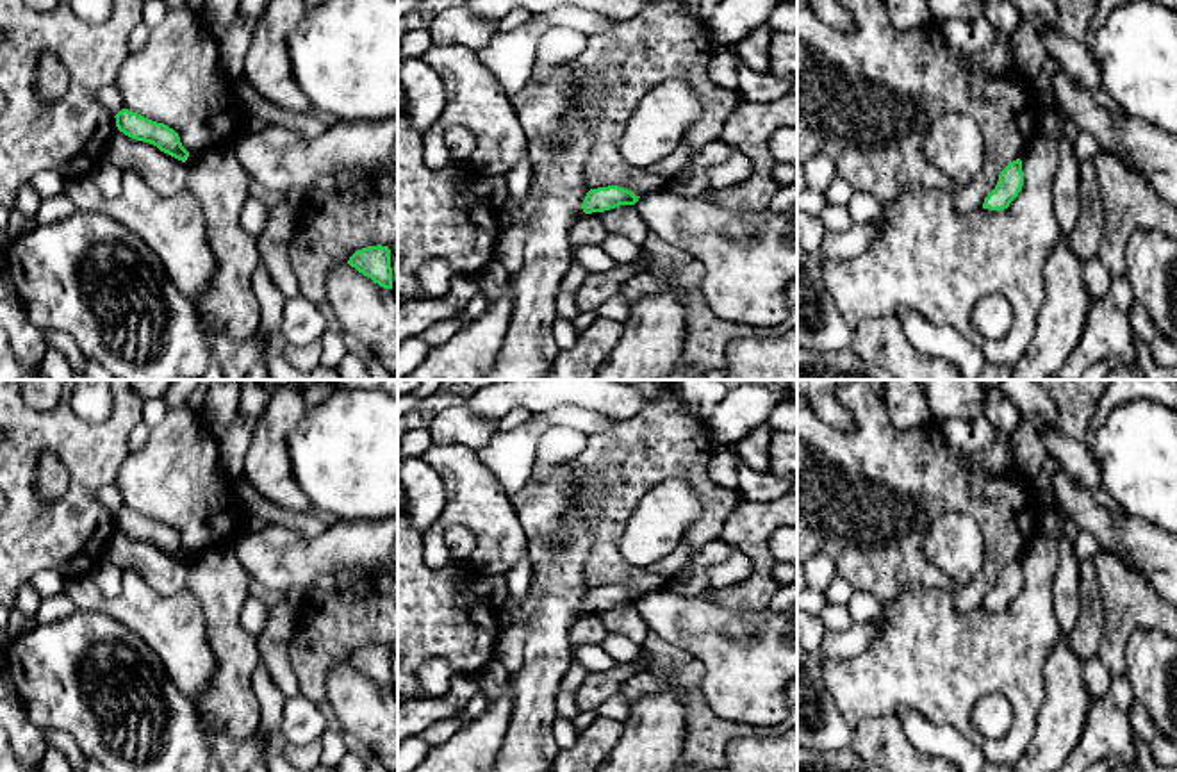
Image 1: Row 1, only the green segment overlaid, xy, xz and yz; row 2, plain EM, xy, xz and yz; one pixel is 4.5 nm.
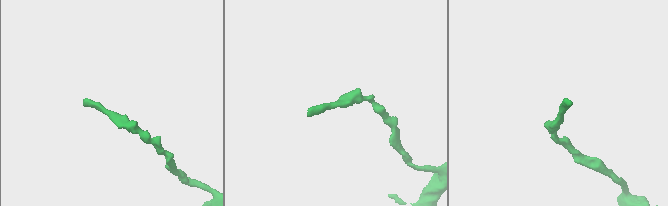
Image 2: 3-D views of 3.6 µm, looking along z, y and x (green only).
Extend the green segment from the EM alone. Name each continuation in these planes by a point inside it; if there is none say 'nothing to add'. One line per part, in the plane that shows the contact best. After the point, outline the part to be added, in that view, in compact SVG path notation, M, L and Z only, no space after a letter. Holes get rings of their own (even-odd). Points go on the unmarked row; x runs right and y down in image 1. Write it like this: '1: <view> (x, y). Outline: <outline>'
nothing to add

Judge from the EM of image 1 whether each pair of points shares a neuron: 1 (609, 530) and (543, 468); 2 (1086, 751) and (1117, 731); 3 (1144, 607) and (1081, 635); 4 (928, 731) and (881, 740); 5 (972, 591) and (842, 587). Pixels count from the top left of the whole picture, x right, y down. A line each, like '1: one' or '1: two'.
1: two
2: one
3: two
4: two
5: two

